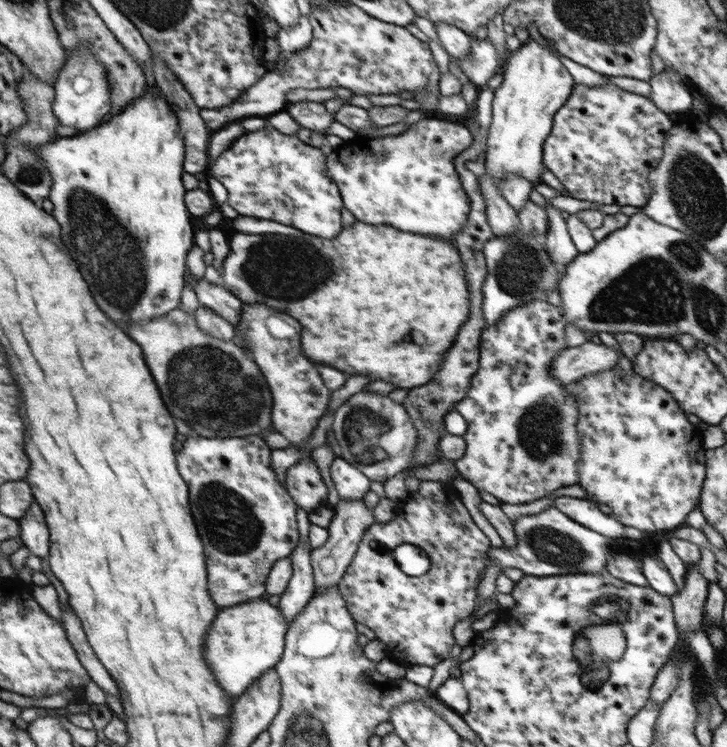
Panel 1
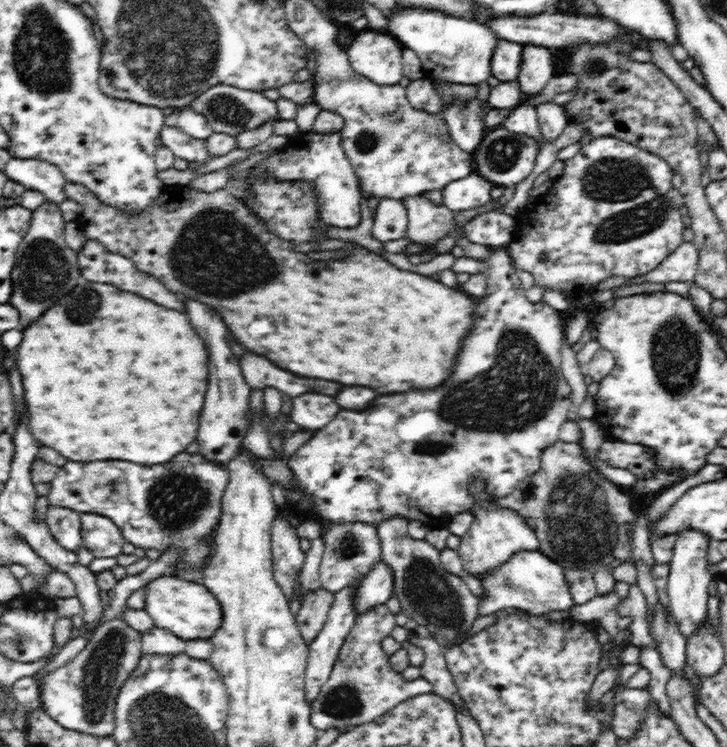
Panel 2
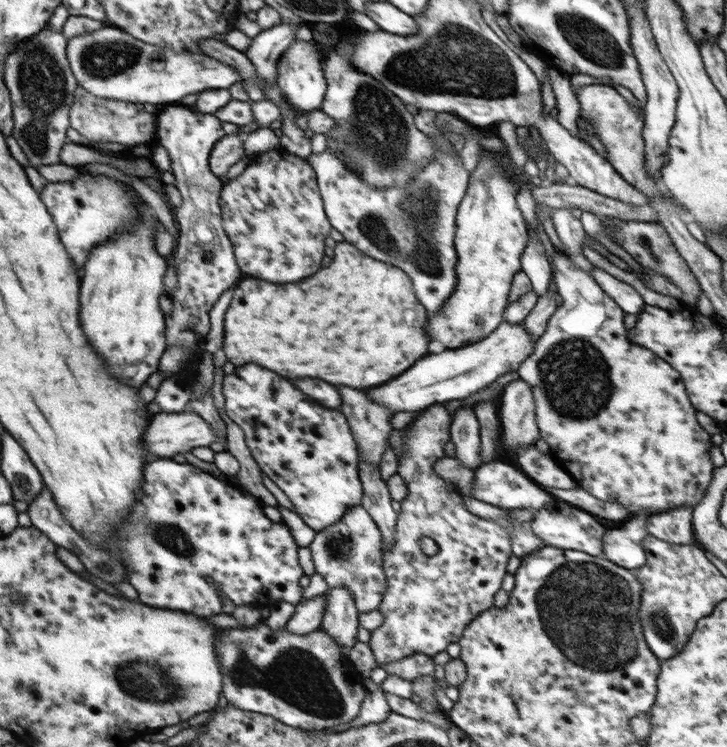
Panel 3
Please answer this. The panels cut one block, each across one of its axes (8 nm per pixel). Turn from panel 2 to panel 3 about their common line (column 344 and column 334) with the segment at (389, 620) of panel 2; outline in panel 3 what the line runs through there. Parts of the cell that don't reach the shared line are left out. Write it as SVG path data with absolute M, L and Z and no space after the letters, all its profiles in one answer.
M261 621L251 627L220 632L215 650L228 703L270 715L297 729L321 731L354 720L367 693L364 681L354 682L346 650L322 629L302 636L286 629L273 631Z

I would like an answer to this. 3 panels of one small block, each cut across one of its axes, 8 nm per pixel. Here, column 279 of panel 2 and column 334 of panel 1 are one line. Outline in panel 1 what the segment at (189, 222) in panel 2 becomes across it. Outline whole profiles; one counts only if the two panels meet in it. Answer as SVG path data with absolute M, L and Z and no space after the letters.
M358 220L353 225L343 226L338 238L332 238L332 240L324 240L324 238L306 233L300 237L284 236L286 240L282 240L282 236L282 234L275 233L253 235L238 232L228 235L229 253L222 262L223 288L234 294L242 304L260 304L262 302L262 304L278 308L280 312L286 312L286 314L294 316L296 320L300 320L304 326L302 348L304 348L304 354L314 362L330 364L348 374L370 374L370 376L374 376L374 380L390 381L394 388L410 389L422 386L434 378L434 374L443 366L446 350L450 350L458 330L462 328L471 314L470 292L468 292L468 282L466 282L466 272L464 272L464 261L462 261L460 251L454 242L394 230L394 227L390 225L370 226L370 224Z

